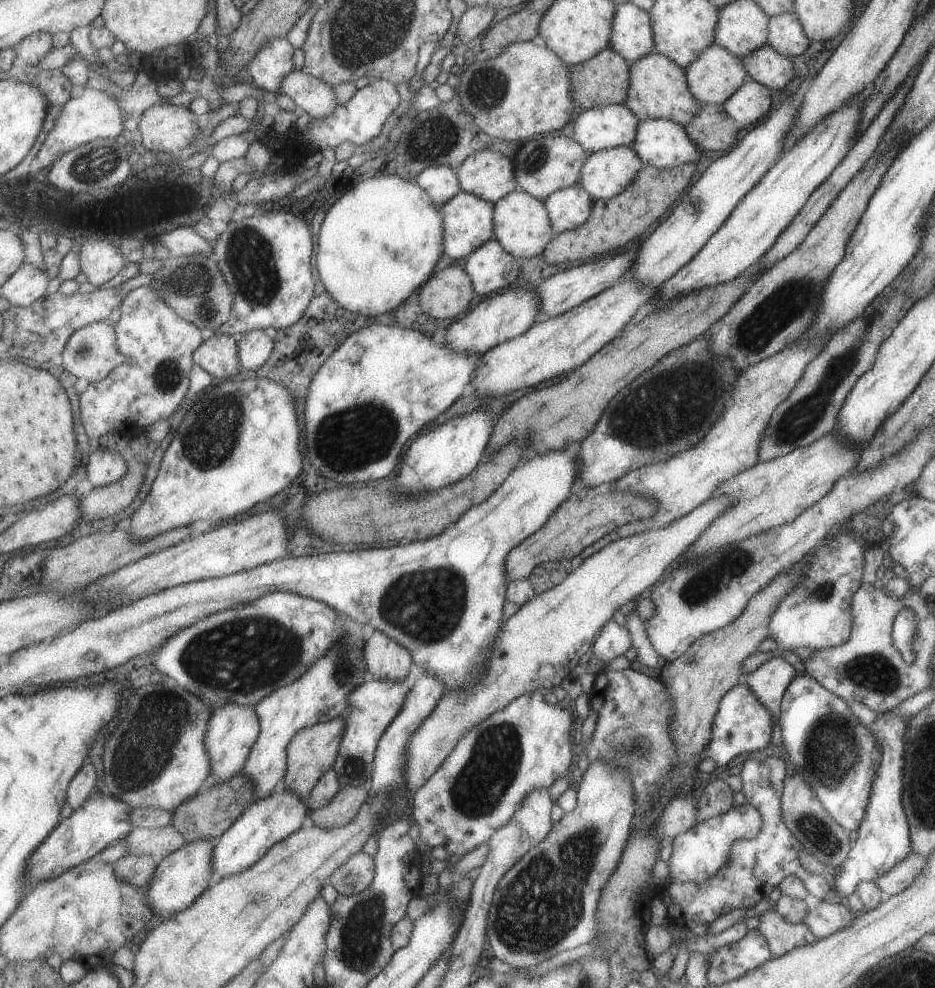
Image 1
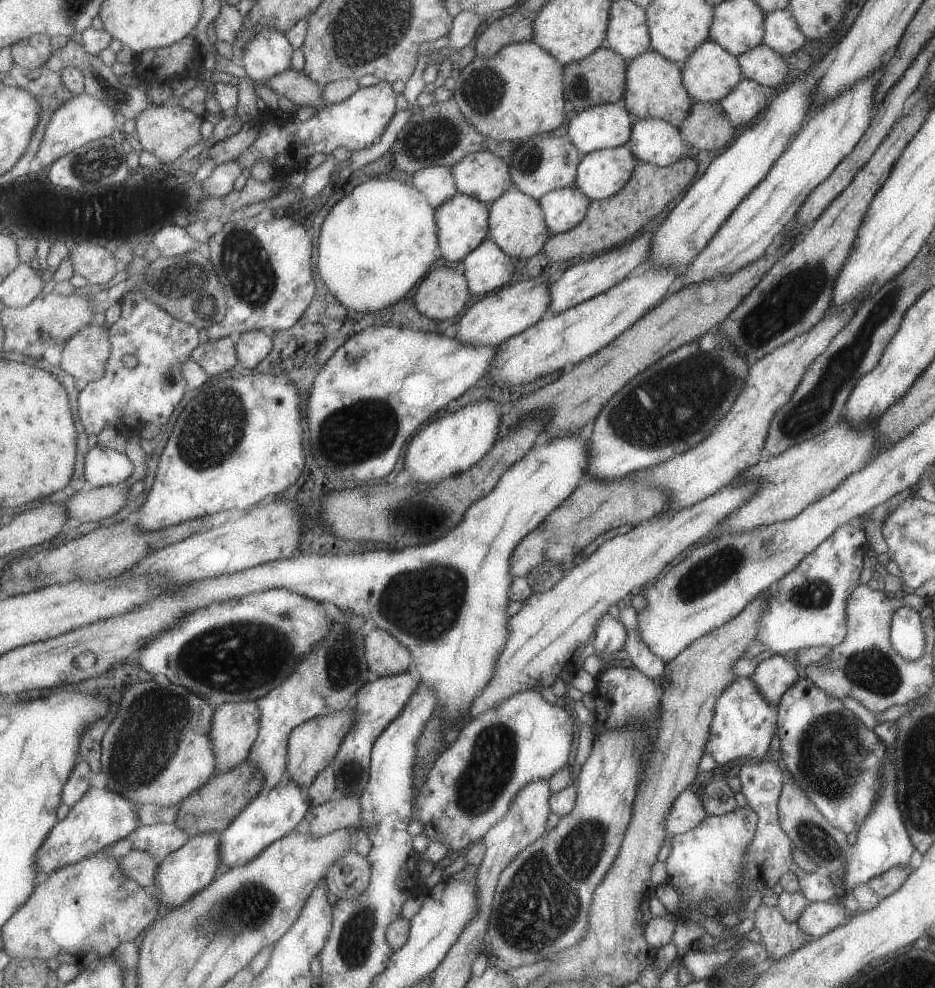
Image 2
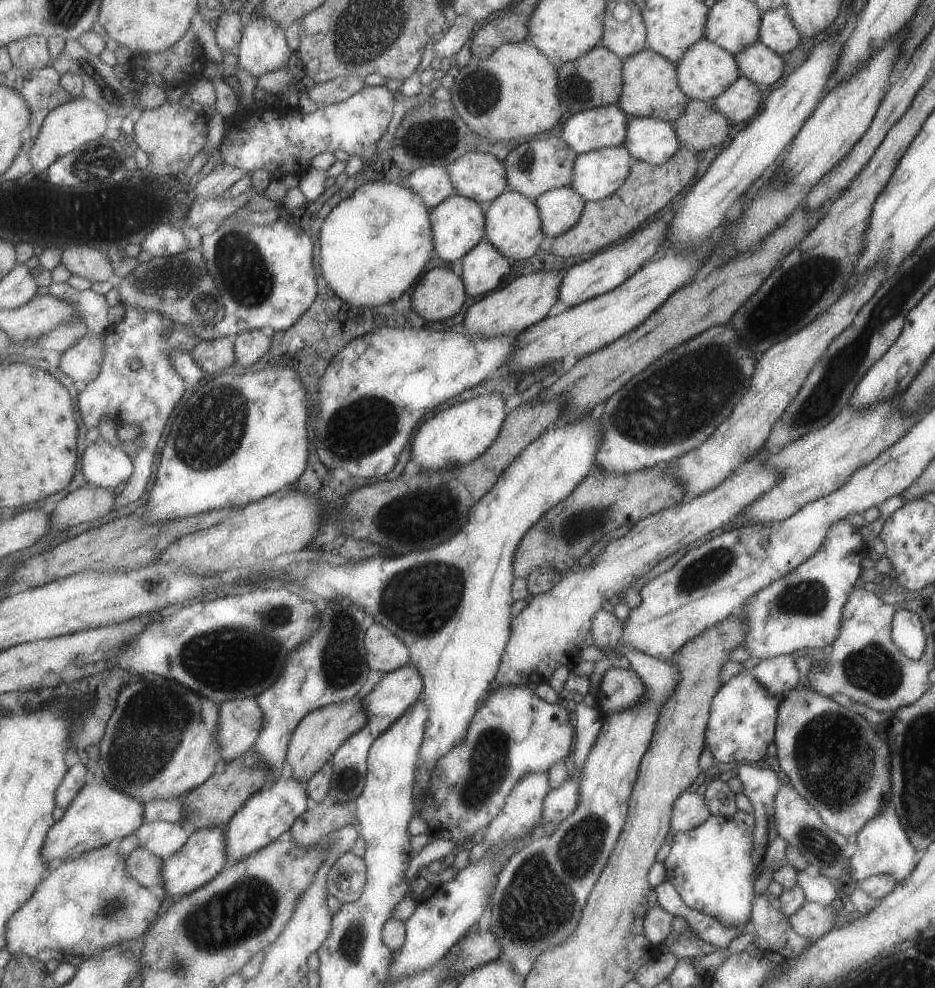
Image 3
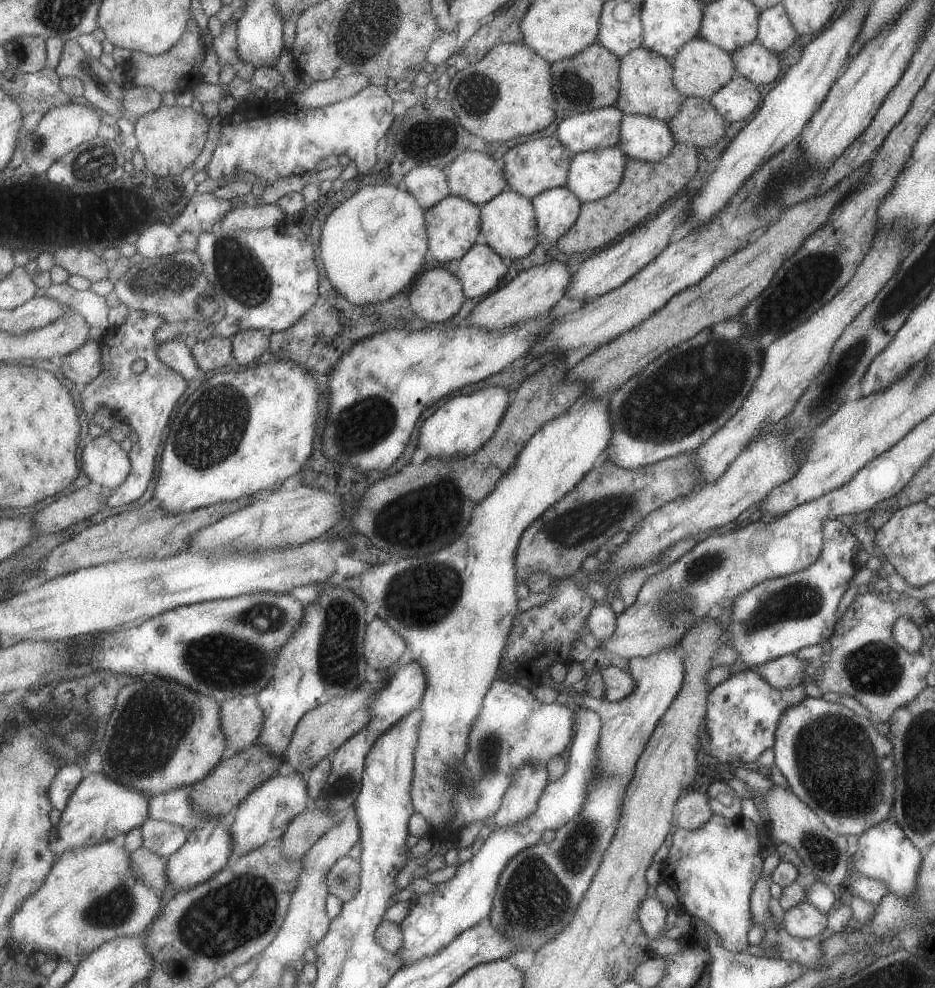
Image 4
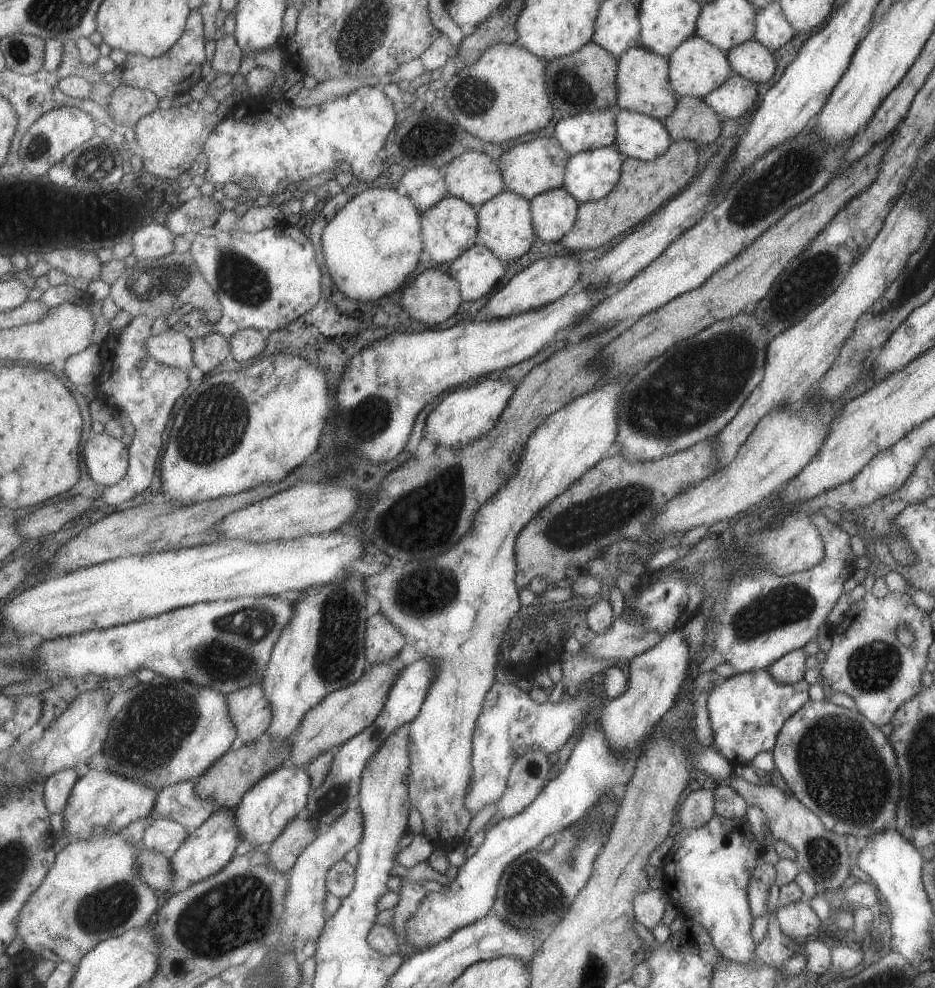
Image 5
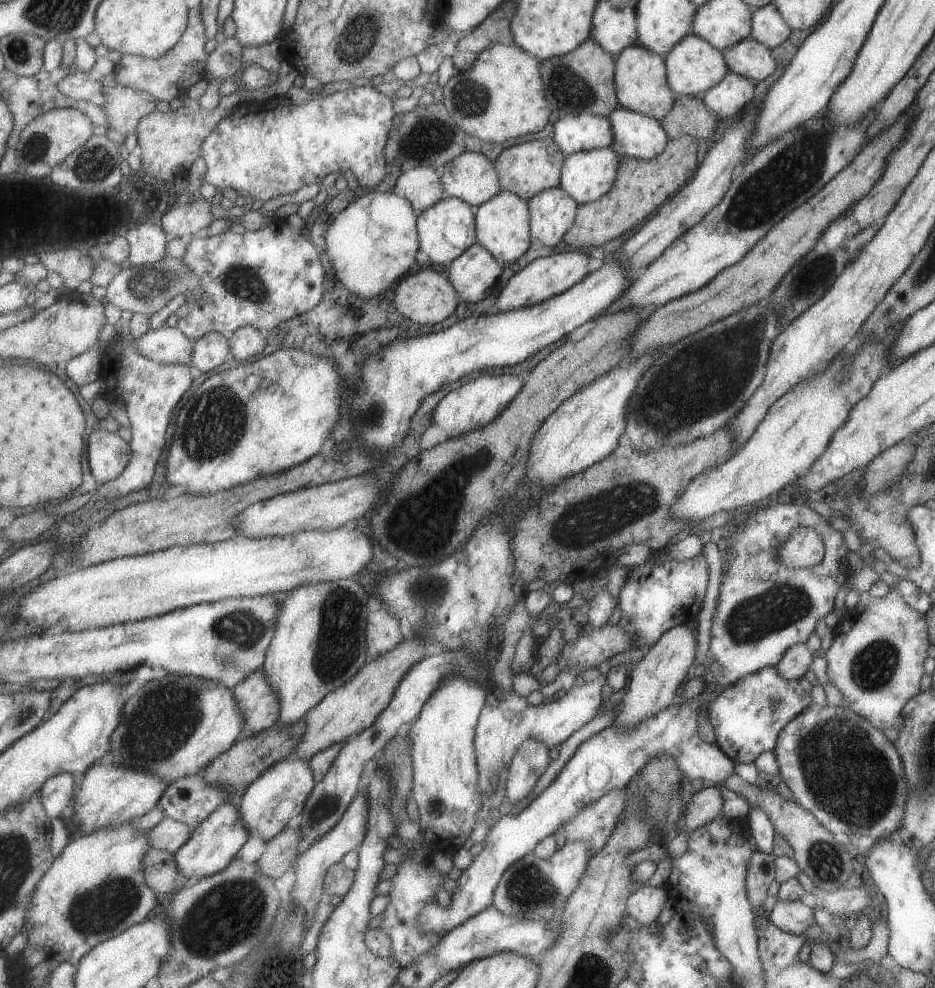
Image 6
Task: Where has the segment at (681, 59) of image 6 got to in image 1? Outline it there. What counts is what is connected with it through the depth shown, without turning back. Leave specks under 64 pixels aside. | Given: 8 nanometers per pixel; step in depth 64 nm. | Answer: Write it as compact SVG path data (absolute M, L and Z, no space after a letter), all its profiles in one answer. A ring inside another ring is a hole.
M716 43L705 47L697 58L685 67L689 92L702 103L723 104L748 78L740 57L733 56Z

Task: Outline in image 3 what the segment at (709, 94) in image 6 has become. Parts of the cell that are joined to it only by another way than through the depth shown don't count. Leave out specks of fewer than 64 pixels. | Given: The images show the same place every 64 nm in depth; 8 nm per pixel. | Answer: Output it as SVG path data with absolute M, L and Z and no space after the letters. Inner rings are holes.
M739 75L717 98L711 100L729 124L747 123L761 106L762 87Z

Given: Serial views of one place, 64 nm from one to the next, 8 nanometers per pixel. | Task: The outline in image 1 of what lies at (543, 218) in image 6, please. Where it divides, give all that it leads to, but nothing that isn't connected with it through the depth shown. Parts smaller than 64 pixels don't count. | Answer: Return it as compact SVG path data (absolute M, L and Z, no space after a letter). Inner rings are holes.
M581 184L554 192L545 200L555 235L577 230L585 224L595 202Z

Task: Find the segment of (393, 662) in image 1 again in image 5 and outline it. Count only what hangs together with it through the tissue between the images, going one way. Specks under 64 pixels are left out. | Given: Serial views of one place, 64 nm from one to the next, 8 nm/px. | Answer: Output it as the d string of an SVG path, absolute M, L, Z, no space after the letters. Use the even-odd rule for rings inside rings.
M377 612L368 619L366 655L371 666L391 663L405 646L402 630L383 613Z

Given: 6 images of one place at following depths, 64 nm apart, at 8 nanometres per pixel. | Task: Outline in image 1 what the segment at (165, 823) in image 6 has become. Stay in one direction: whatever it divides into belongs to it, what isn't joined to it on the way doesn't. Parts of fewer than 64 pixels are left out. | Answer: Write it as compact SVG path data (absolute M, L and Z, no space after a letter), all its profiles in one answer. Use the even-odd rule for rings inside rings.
M173 824L156 829L135 827L125 838L128 854L151 855L158 863L183 848L186 843L184 834L181 834Z

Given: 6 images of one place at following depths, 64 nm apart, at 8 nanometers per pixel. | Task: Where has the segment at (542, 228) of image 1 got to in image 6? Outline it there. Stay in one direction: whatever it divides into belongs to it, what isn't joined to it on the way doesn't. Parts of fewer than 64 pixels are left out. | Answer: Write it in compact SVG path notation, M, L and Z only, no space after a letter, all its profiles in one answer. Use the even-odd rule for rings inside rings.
M502 190L496 197L476 208L477 238L500 263L519 260L531 246L530 204L517 193Z

